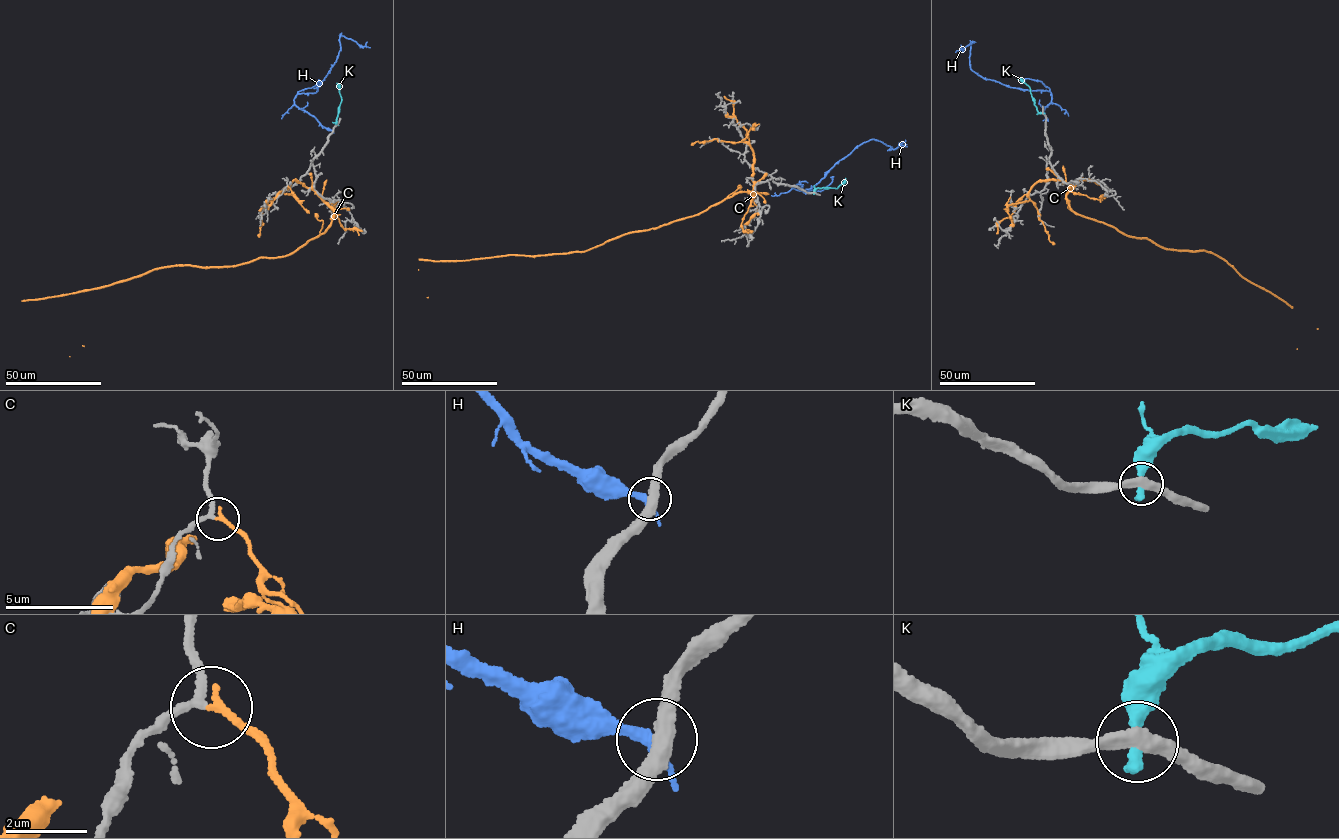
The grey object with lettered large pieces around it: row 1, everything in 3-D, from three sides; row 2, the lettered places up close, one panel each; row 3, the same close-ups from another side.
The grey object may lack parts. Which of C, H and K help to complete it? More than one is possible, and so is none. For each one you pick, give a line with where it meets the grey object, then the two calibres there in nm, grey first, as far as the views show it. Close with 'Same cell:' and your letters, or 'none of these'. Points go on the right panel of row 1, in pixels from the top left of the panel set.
Same cell: none of these

